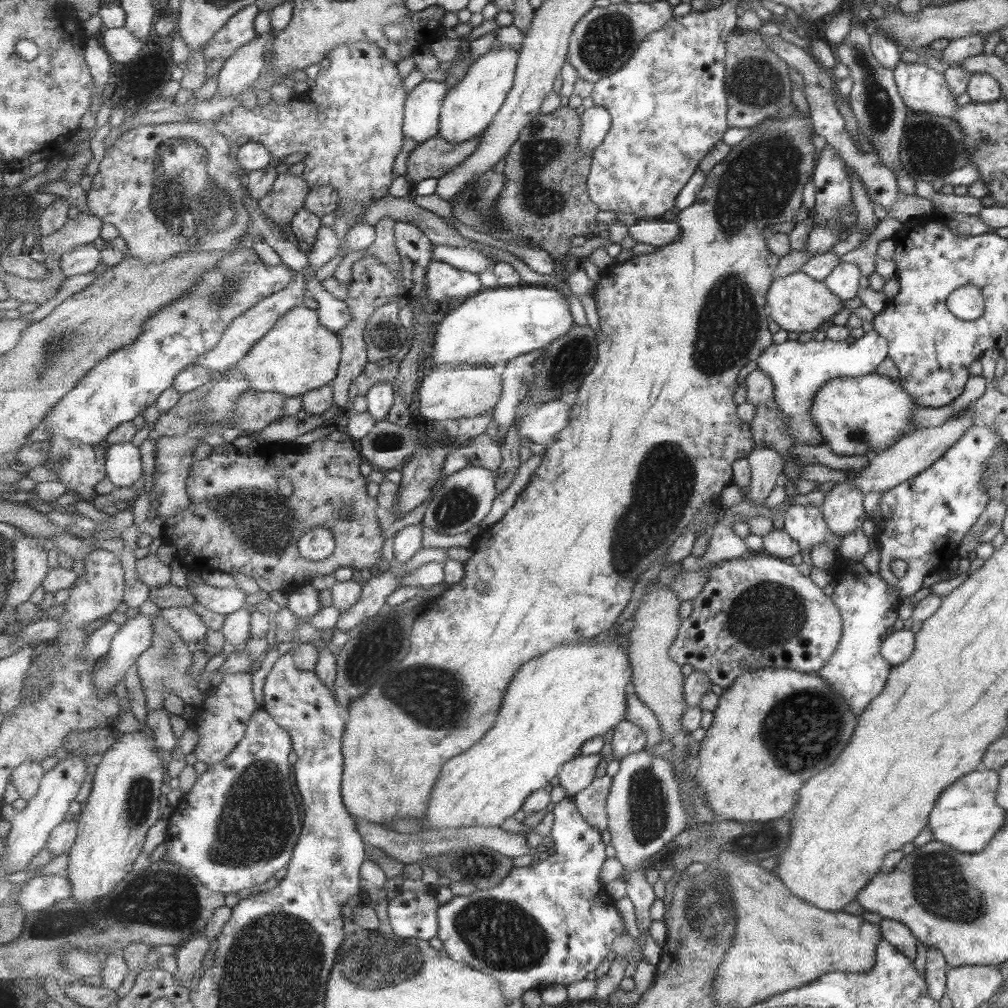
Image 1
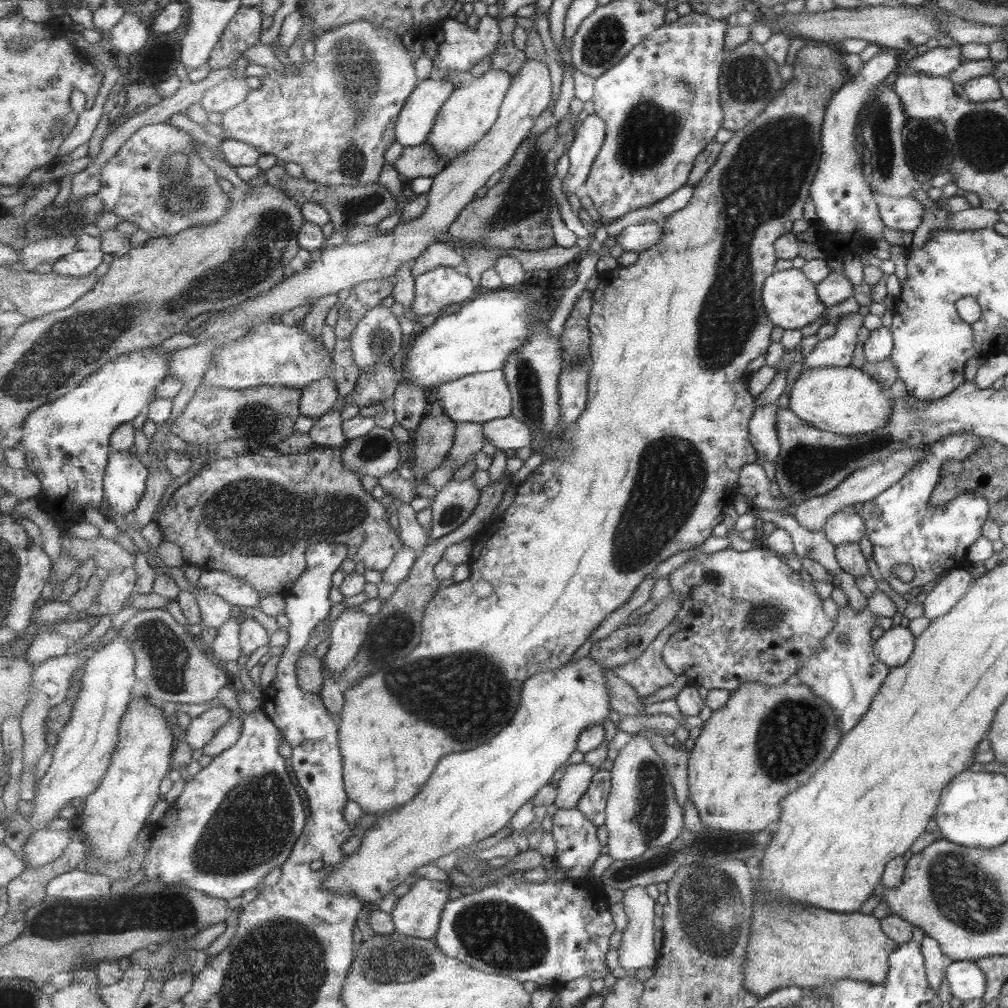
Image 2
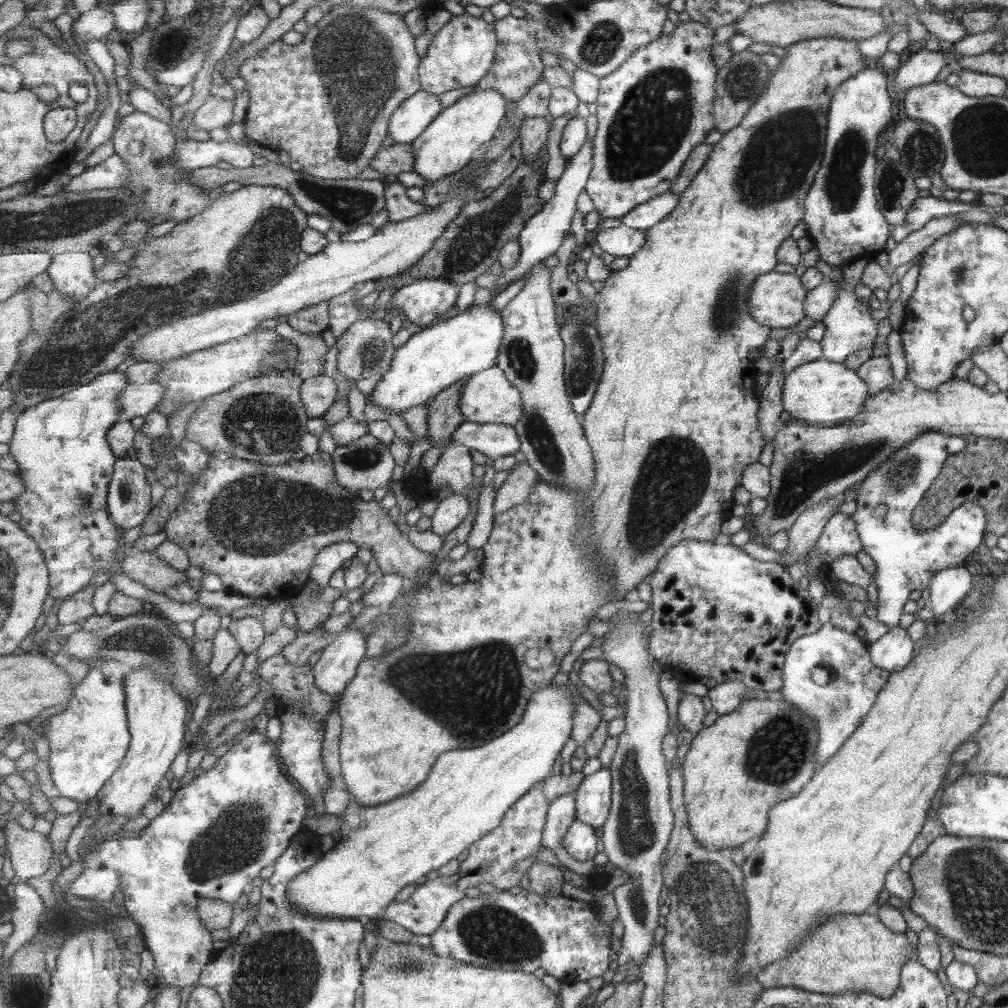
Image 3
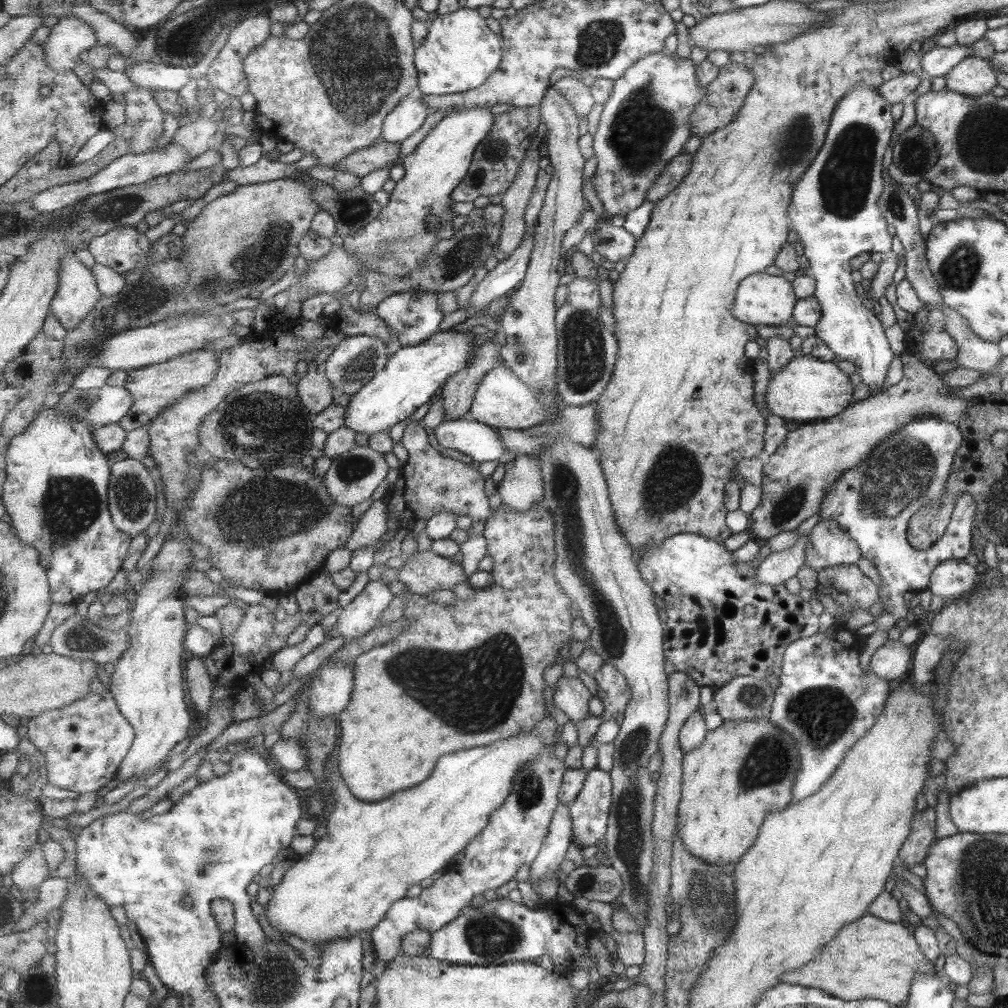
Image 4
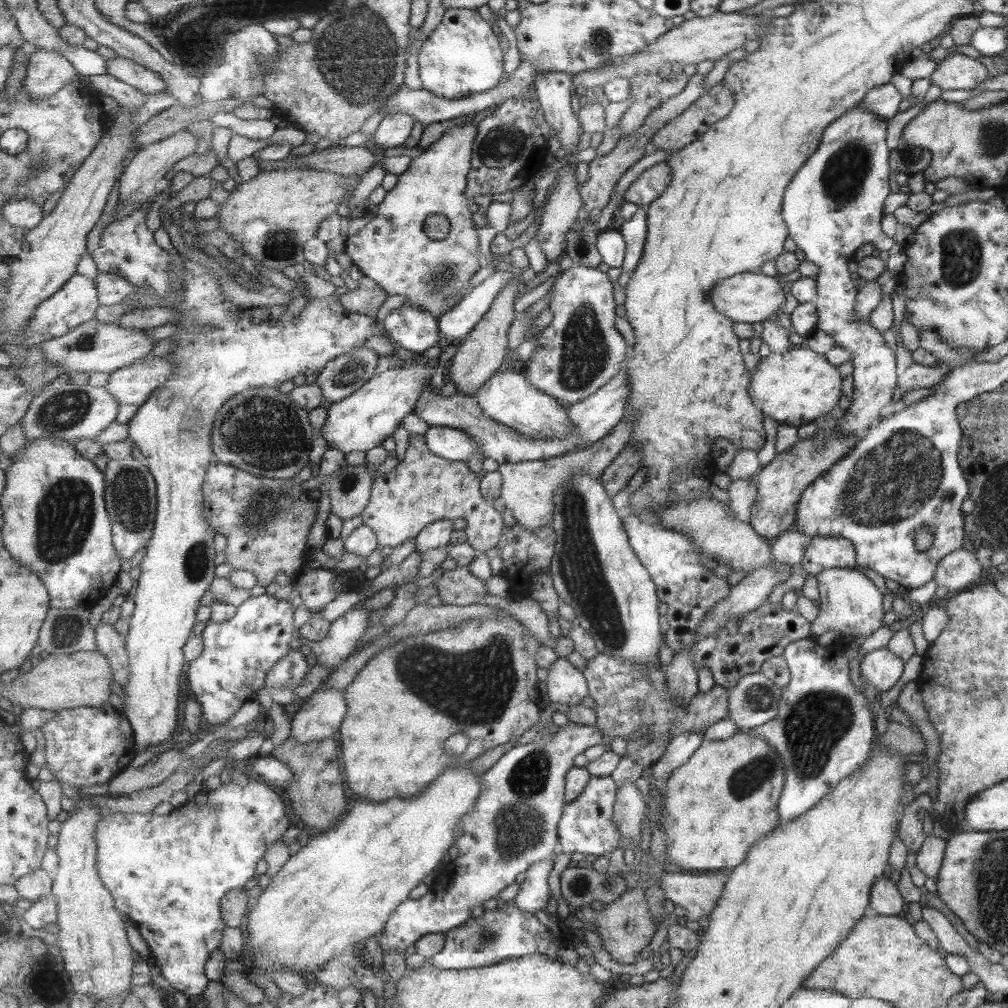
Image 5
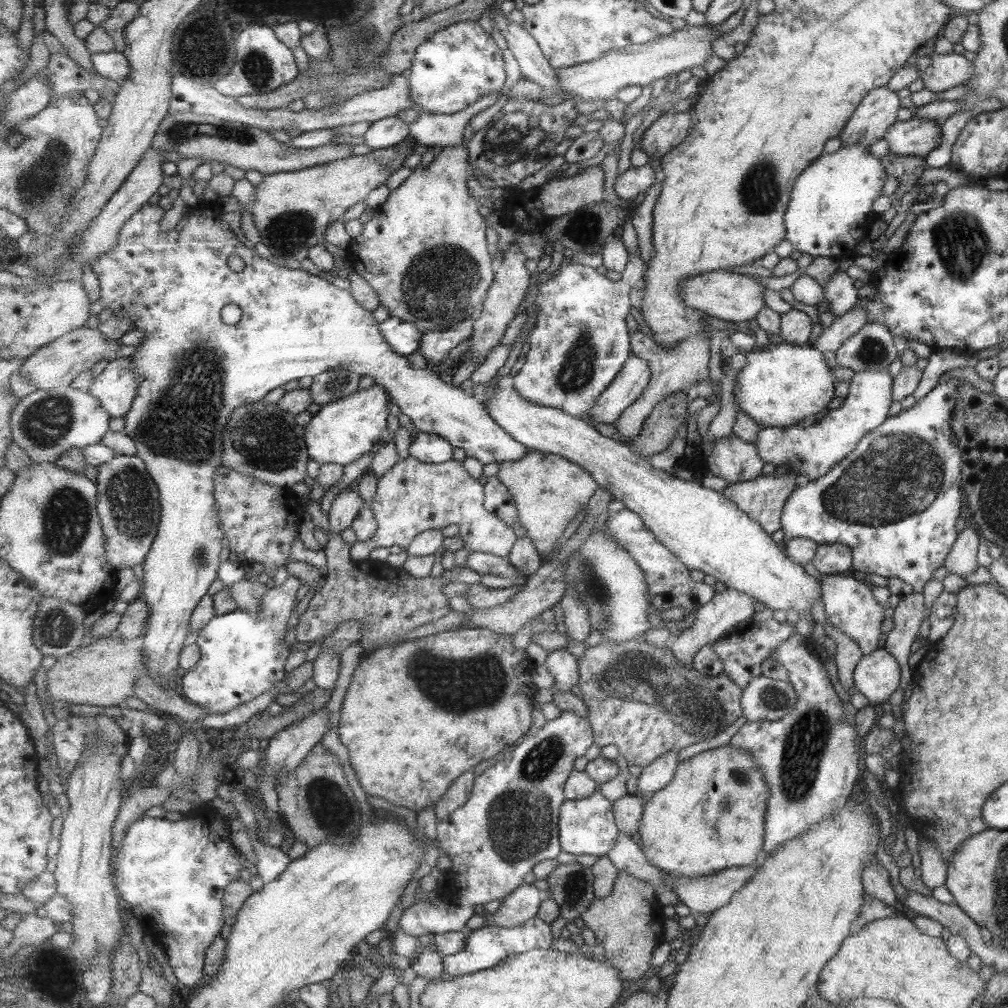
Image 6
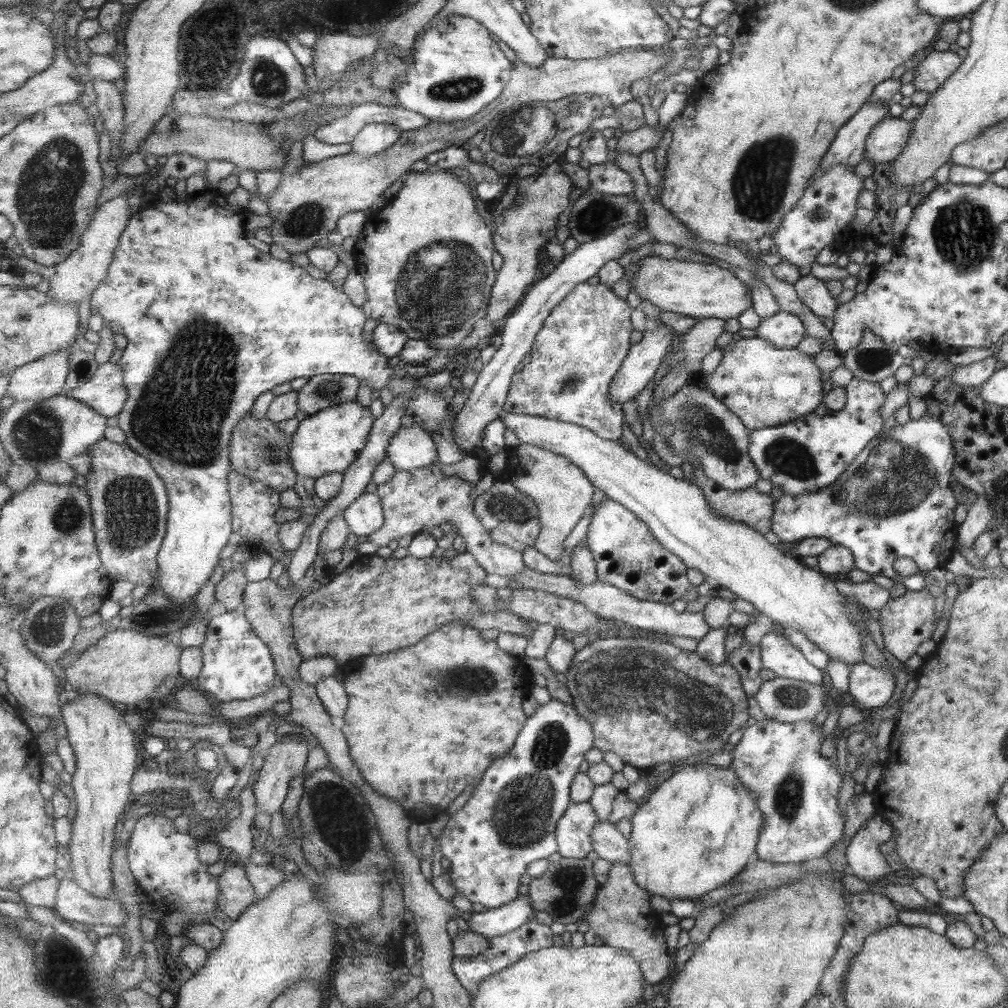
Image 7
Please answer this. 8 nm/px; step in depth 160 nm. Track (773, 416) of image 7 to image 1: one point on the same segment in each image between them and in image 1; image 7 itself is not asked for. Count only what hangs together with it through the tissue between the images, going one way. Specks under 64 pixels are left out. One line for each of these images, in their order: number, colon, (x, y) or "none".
1: (855, 415)
2: (843, 400)
3: (822, 393)
4: (805, 390)
5: (793, 387)
6: (779, 384)

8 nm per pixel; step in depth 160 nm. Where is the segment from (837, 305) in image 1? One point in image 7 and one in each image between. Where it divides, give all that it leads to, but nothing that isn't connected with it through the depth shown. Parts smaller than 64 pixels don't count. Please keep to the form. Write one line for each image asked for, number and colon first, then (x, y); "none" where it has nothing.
2: (791, 299)
3: (777, 300)
4: (760, 299)
5: (750, 297)
6: (731, 296)
7: (692, 289)

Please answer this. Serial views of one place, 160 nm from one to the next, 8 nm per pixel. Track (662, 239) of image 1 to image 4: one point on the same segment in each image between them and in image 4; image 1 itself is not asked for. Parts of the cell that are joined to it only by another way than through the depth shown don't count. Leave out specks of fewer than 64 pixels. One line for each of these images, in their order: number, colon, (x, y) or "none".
2: (639, 238)
3: (620, 241)
4: (616, 244)

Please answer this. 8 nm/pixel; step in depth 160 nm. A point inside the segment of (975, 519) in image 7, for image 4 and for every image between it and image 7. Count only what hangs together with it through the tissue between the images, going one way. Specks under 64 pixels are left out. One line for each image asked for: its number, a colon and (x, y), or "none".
4: (953, 578)
5: (959, 570)
6: (962, 559)

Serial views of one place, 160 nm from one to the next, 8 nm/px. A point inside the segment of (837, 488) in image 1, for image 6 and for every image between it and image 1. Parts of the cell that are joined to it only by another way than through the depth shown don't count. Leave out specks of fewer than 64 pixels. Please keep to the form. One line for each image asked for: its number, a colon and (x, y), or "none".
2: (846, 525)
3: (839, 537)
4: (827, 544)
5: (821, 553)
6: (831, 559)

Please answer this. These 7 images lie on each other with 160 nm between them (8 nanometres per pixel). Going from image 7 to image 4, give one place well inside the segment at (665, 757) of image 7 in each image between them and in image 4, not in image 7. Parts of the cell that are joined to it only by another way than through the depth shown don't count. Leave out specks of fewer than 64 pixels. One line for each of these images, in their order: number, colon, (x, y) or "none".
4: (615, 692)
5: (628, 696)
6: (641, 699)

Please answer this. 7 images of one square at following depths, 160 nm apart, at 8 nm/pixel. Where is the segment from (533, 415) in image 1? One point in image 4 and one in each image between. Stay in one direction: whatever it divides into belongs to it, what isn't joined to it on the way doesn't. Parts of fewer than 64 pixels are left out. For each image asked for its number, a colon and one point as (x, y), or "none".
2: (509, 433)
3: (493, 440)
4: (481, 442)

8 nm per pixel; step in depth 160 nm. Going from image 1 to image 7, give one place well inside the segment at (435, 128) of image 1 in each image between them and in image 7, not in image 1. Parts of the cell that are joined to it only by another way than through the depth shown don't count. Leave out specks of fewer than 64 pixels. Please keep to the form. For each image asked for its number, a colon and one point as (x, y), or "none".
2: (422, 109)
3: (410, 121)
4: (408, 117)
5: (394, 130)
6: (385, 133)
7: (374, 138)

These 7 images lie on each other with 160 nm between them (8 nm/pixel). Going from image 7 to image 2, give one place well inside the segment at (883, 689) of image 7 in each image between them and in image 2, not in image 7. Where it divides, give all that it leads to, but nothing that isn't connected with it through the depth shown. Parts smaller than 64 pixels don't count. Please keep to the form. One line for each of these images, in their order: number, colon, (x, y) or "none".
2: (893, 646)
3: (892, 652)
4: (891, 660)
5: (881, 668)
6: (876, 675)

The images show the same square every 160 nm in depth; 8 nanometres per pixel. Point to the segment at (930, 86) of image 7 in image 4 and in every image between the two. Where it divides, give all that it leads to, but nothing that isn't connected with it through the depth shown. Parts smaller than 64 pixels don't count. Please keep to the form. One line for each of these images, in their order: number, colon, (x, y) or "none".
4: (972, 76)
5: (956, 72)
6: (944, 71)

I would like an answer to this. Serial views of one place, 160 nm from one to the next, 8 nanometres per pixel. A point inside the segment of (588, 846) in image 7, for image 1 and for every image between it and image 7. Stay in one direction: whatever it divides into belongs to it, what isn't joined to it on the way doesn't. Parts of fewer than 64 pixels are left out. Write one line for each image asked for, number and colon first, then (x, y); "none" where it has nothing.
1: (592, 803)
2: (593, 805)
3: (594, 800)
4: (590, 814)
5: (587, 826)
6: (587, 826)

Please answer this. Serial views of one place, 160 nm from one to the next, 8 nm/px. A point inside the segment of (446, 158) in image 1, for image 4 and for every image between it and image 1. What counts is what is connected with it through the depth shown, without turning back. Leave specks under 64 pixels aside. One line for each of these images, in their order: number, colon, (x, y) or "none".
2: (414, 162)
3: (396, 158)
4: (370, 159)

